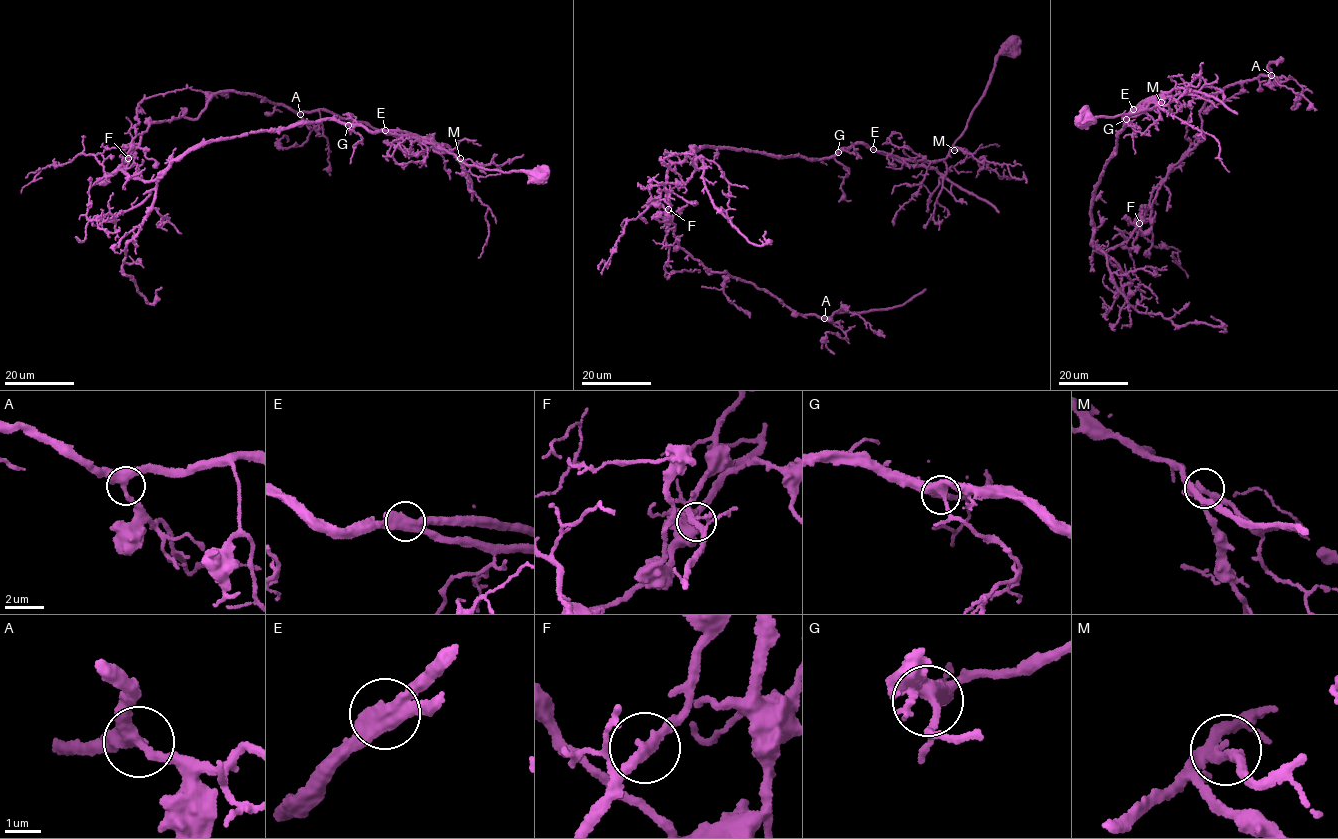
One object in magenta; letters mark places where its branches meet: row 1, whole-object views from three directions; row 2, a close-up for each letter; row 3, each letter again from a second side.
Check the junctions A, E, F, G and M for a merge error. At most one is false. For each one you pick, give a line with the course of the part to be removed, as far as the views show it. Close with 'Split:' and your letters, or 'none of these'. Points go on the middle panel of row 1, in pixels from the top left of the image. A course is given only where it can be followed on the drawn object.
Split: none of these

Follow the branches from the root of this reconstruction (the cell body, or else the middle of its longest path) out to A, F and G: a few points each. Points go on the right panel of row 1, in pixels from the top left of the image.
A: (1087, 117), (1165, 98), (1122, 118), (1093, 188), (1104, 254), (1204, 139), (1206, 100), (1271, 75)
F: (1087, 117), (1136, 113), (1165, 98), (1122, 118), (1116, 146), (1092, 192), (1097, 251), (1120, 246), (1139, 223)
G: (1087, 117), (1136, 113), (1151, 109), (1165, 98), (1162, 95), (1150, 100), (1122, 118), (1126, 119)

